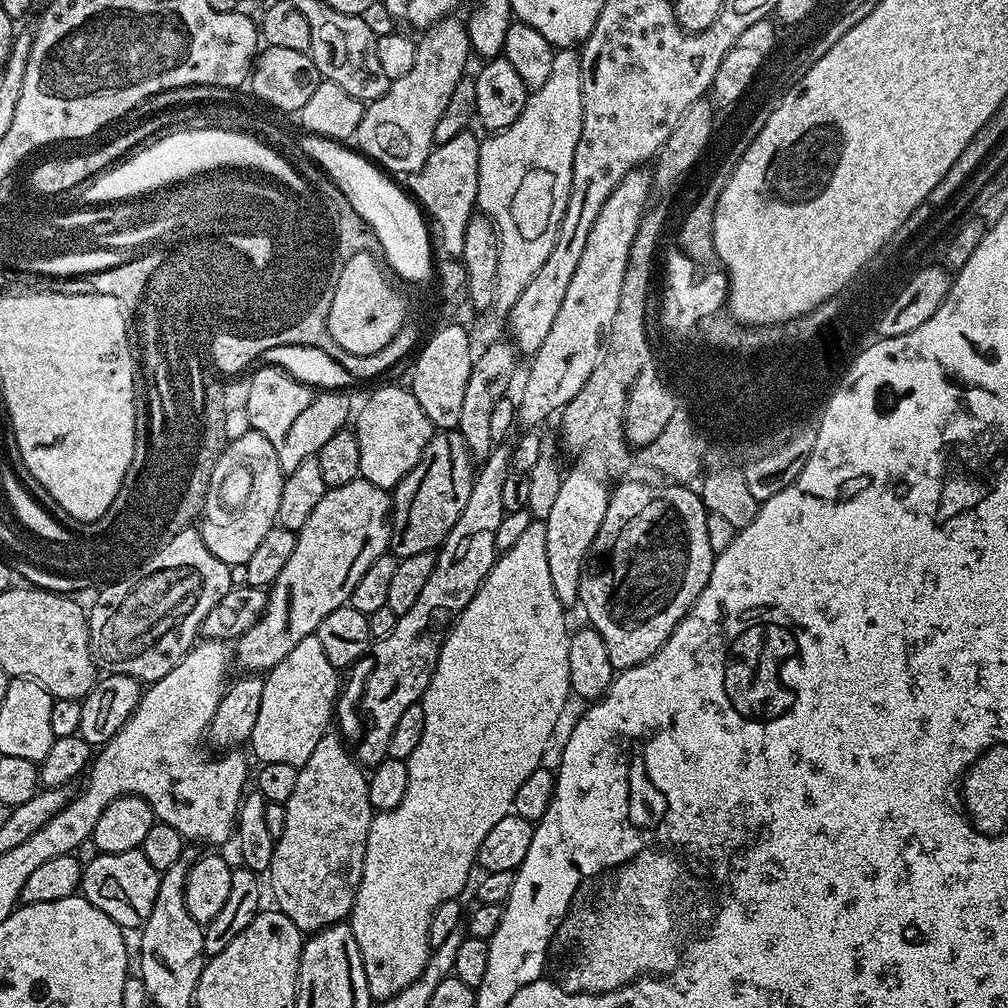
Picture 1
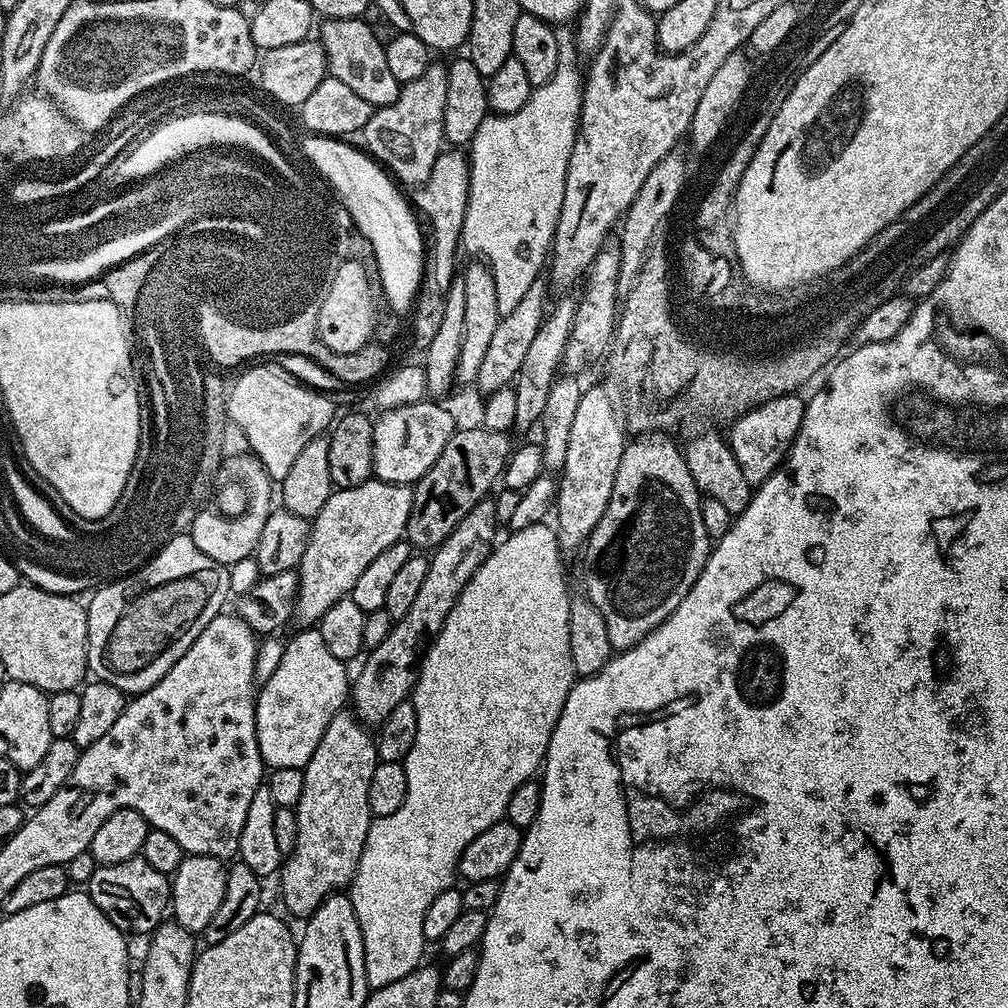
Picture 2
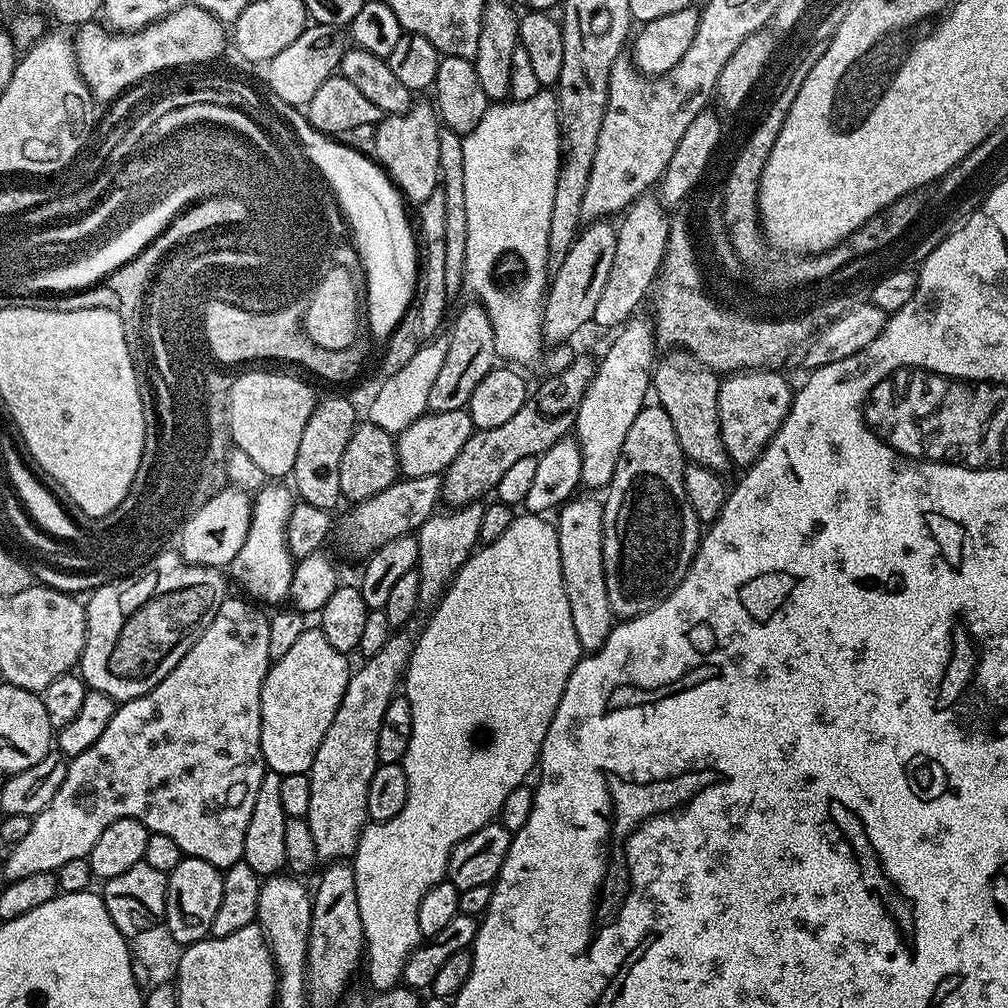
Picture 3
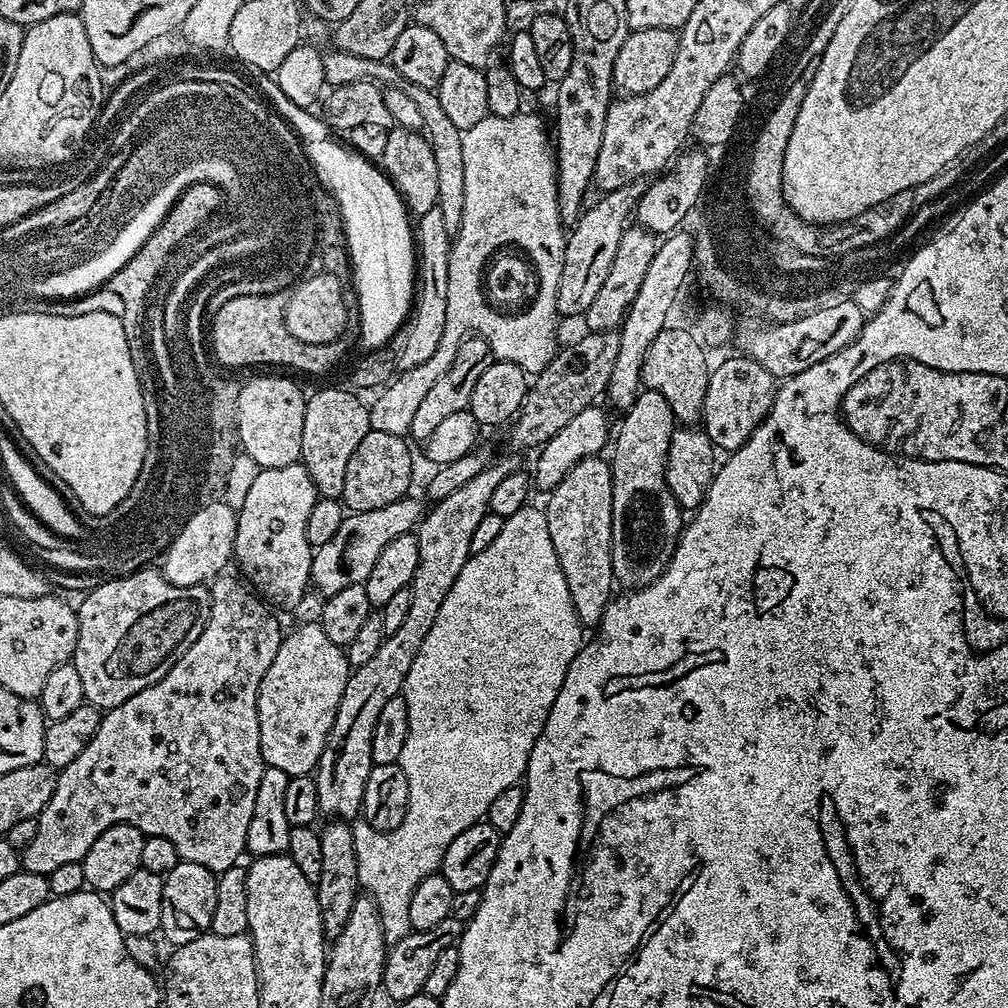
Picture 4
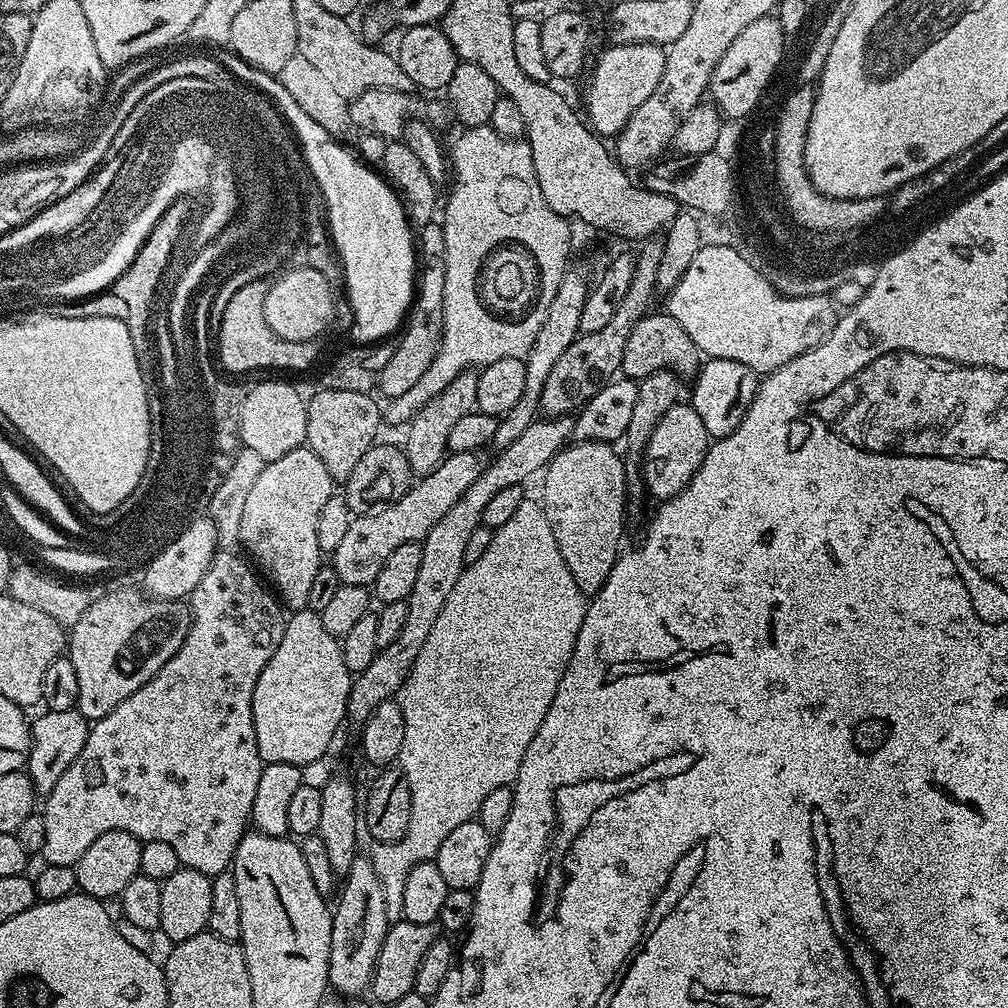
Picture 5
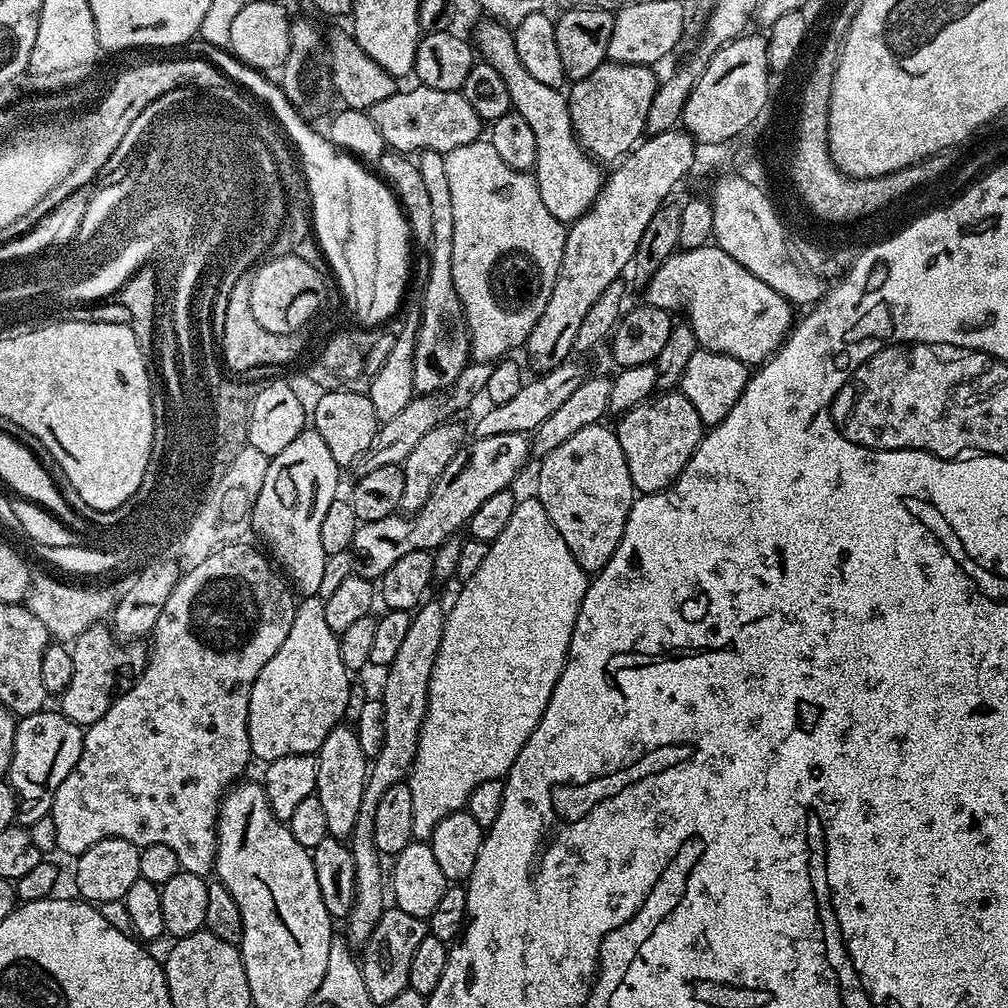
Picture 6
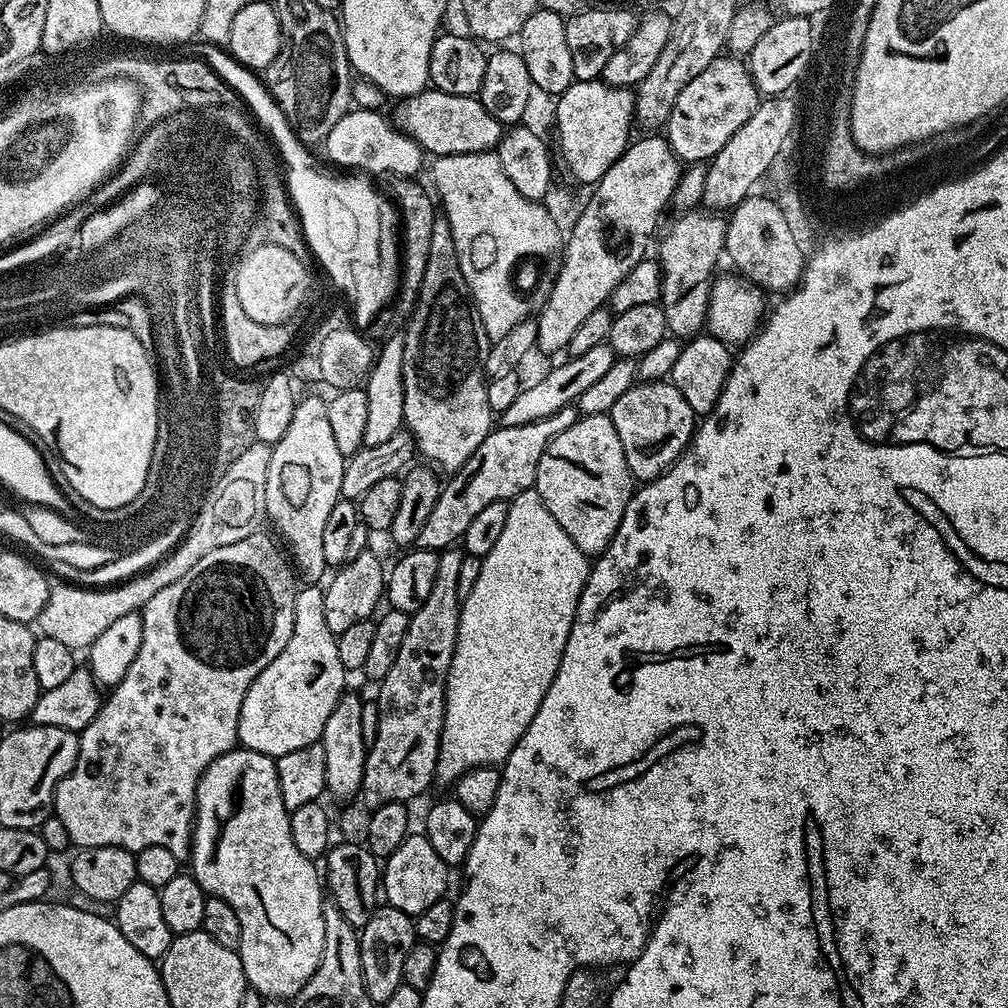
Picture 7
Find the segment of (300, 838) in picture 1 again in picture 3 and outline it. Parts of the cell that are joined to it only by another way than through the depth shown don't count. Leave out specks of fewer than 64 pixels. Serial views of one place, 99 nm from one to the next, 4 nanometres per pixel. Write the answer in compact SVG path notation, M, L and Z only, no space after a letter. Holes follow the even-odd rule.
M408 630L393 631L392 637L378 650L378 654L367 657L360 669L353 671L348 678L346 694L338 706L338 714L334 714L334 722L330 722L330 730L326 730L326 738L322 738L322 746L318 746L318 754L314 754L312 770L308 773L310 782L310 810L306 817L311 833L314 834L314 846L318 848L318 861L340 862L351 857L360 841L360 833L369 823L366 810L366 790L370 790L370 778L374 778L374 770L378 763L378 730L382 727L382 714L386 714L386 706L397 695L398 685L403 681L404 671L408 668L408 660L416 645L416 636Z

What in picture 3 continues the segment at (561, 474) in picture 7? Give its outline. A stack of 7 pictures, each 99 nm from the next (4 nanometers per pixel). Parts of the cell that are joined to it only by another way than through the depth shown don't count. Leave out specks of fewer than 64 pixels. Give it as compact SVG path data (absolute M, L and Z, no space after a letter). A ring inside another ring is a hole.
M577 494L559 509L555 517L556 533L558 534L558 554L562 558L562 578L566 586L566 598L570 598L570 618L574 621L574 634L578 634L578 642L585 653L599 652L612 633L614 613L610 606L610 598L606 598L606 578L602 562L602 542L604 541L603 503L595 500L595 495Z

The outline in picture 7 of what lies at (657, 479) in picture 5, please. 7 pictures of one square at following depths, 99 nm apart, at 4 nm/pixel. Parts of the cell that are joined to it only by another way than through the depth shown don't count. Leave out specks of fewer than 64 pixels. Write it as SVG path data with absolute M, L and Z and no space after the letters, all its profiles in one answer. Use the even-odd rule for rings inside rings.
M662 380L633 384L618 402L614 402L610 415L622 442L622 454L626 454L626 466L640 482L655 480L683 456L698 427L698 417L690 410L686 398L678 394L671 382Z

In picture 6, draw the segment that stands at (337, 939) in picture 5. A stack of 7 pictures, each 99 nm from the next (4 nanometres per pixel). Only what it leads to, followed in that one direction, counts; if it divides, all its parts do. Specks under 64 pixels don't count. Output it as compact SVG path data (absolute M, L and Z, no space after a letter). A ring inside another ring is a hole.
M429 599L421 603L412 612L410 631L398 649L394 662L388 665L384 676L384 738L382 750L371 761L365 792L362 794L362 804L358 809L358 822L350 837L350 847L356 859L354 878L356 893L354 906L346 917L348 932L346 936L353 945L363 945L370 938L378 918L382 918L386 907L386 868L382 863L380 851L374 846L374 810L378 810L378 802L382 794L390 790L390 786L401 783L412 771L412 763L418 750L418 738L422 730L422 722L428 713L428 691L430 690L430 674L434 670L434 658L438 658L438 646L442 646L442 630L446 615L445 605Z

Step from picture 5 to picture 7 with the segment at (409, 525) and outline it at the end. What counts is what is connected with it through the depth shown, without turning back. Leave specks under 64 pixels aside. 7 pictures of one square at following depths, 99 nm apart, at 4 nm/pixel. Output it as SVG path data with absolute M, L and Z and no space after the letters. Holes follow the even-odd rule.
M569 406L558 410L550 418L542 418L538 422L530 422L526 426L500 426L488 433L488 437L470 454L466 463L447 477L441 487L438 502L434 502L434 510L430 510L430 518L426 518L426 526L422 526L419 547L443 550L463 541L470 521L490 502L499 500L511 501L536 483L538 458L546 450L546 446L562 430L575 424L578 412Z

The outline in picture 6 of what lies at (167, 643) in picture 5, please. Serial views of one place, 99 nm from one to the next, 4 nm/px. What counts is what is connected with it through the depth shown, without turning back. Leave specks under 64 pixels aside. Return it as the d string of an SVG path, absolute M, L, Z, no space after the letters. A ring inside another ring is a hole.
M103 623L90 625L76 640L71 641L74 675L70 677L70 686L59 693L59 711L70 718L70 722L81 726L98 722L121 689L131 685L148 663L149 649L142 645L140 642L121 642L111 627Z

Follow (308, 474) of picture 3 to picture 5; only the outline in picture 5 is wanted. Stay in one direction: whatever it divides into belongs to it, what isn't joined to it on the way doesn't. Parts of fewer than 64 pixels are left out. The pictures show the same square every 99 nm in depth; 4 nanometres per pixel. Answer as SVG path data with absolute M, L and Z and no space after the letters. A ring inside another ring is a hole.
M325 387L319 391L307 401L306 444L318 458L322 458L322 466L326 466L333 482L346 482L350 474L354 474L354 466L358 466L362 454L377 443L379 436L376 435L382 429L382 408L379 403L376 405L377 397L367 392Z

